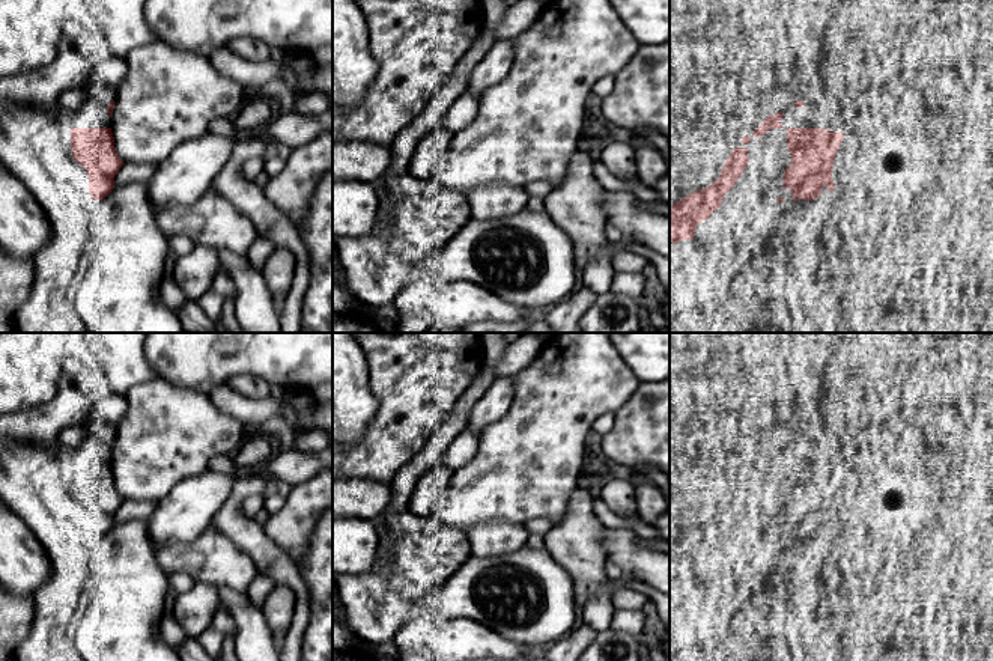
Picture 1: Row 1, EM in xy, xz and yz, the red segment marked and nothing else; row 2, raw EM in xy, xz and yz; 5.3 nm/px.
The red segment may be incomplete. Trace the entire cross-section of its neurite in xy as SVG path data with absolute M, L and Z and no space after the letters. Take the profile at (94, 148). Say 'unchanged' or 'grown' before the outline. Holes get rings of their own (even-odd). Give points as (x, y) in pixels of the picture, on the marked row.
grown; M98 71L84 86L86 99L71 117L71 151L87 170L89 193L93 200L107 197L114 188L114 176L123 166L114 148L111 117L116 92Z

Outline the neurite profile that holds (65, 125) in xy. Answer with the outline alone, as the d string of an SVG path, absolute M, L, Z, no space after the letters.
M66 117L65 120L60 120L59 140L62 143L62 148L66 152L66 155L74 160L72 151L71 151L71 122L69 122L69 117Z

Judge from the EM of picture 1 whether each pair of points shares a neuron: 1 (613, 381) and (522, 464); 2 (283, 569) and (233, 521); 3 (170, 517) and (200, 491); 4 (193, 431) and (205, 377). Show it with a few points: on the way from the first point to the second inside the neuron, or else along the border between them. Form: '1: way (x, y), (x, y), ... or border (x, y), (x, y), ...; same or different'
1: way (590, 396), (545, 441); same
2: way (271, 559), (245, 533); same
3: way (178, 512), (193, 499); same
4: border (169, 381), (206, 395); different

